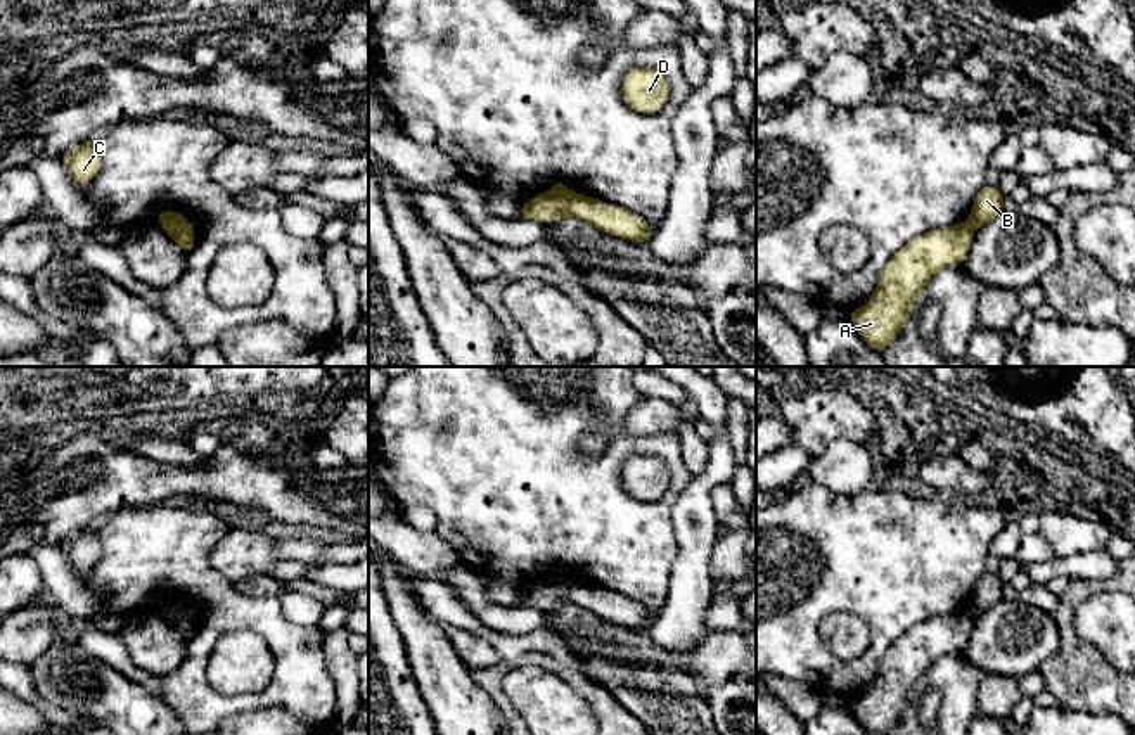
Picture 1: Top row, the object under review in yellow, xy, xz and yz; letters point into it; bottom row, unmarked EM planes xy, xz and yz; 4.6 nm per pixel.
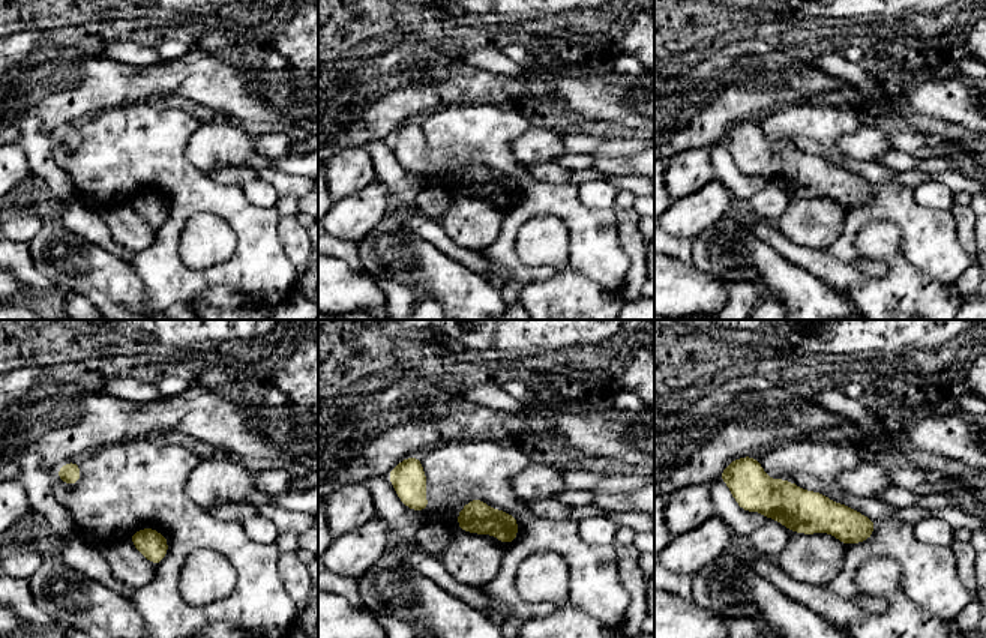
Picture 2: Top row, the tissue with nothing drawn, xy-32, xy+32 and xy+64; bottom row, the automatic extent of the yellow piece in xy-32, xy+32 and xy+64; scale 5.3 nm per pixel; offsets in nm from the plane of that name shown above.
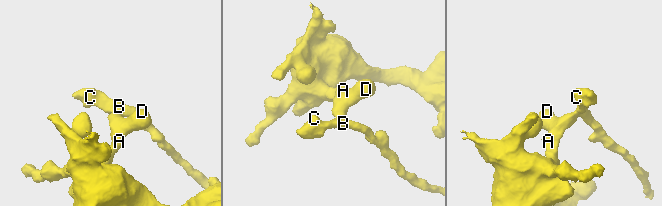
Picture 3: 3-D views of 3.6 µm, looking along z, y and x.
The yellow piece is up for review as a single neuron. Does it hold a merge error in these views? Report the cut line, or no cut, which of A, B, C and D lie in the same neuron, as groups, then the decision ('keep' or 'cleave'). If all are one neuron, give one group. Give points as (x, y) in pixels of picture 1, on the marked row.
cut in xy along (163, 222), (182, 222), (189, 227); A D / B C; cleave

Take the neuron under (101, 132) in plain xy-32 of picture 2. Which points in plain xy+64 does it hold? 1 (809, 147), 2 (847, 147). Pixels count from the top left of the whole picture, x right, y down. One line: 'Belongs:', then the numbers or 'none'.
Belongs: none

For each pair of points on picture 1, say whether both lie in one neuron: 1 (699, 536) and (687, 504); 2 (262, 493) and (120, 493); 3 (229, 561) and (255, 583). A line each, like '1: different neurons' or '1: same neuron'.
1: same neuron
2: same neuron
3: different neurons

